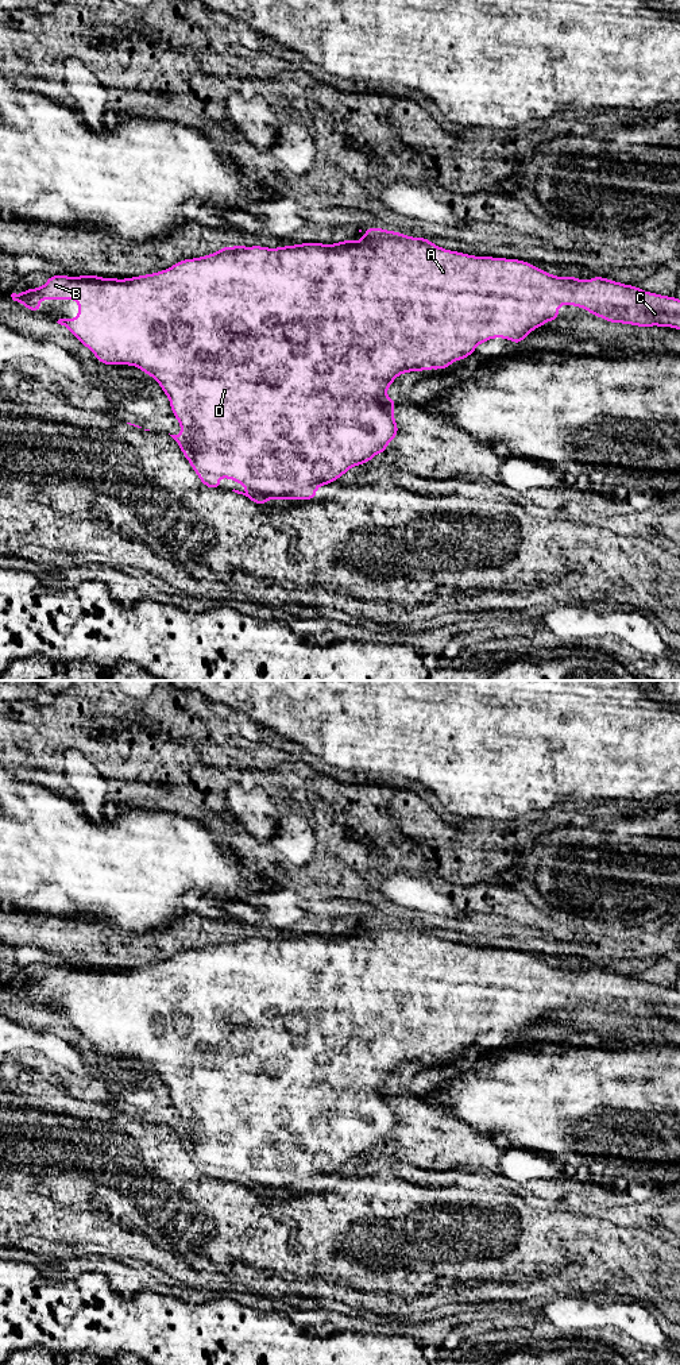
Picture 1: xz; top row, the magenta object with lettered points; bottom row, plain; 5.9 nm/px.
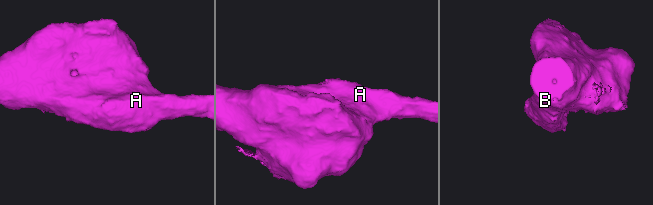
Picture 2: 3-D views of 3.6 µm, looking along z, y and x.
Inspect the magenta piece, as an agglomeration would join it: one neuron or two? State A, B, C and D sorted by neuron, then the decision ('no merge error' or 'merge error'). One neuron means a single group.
groups A B C D; no merge error

